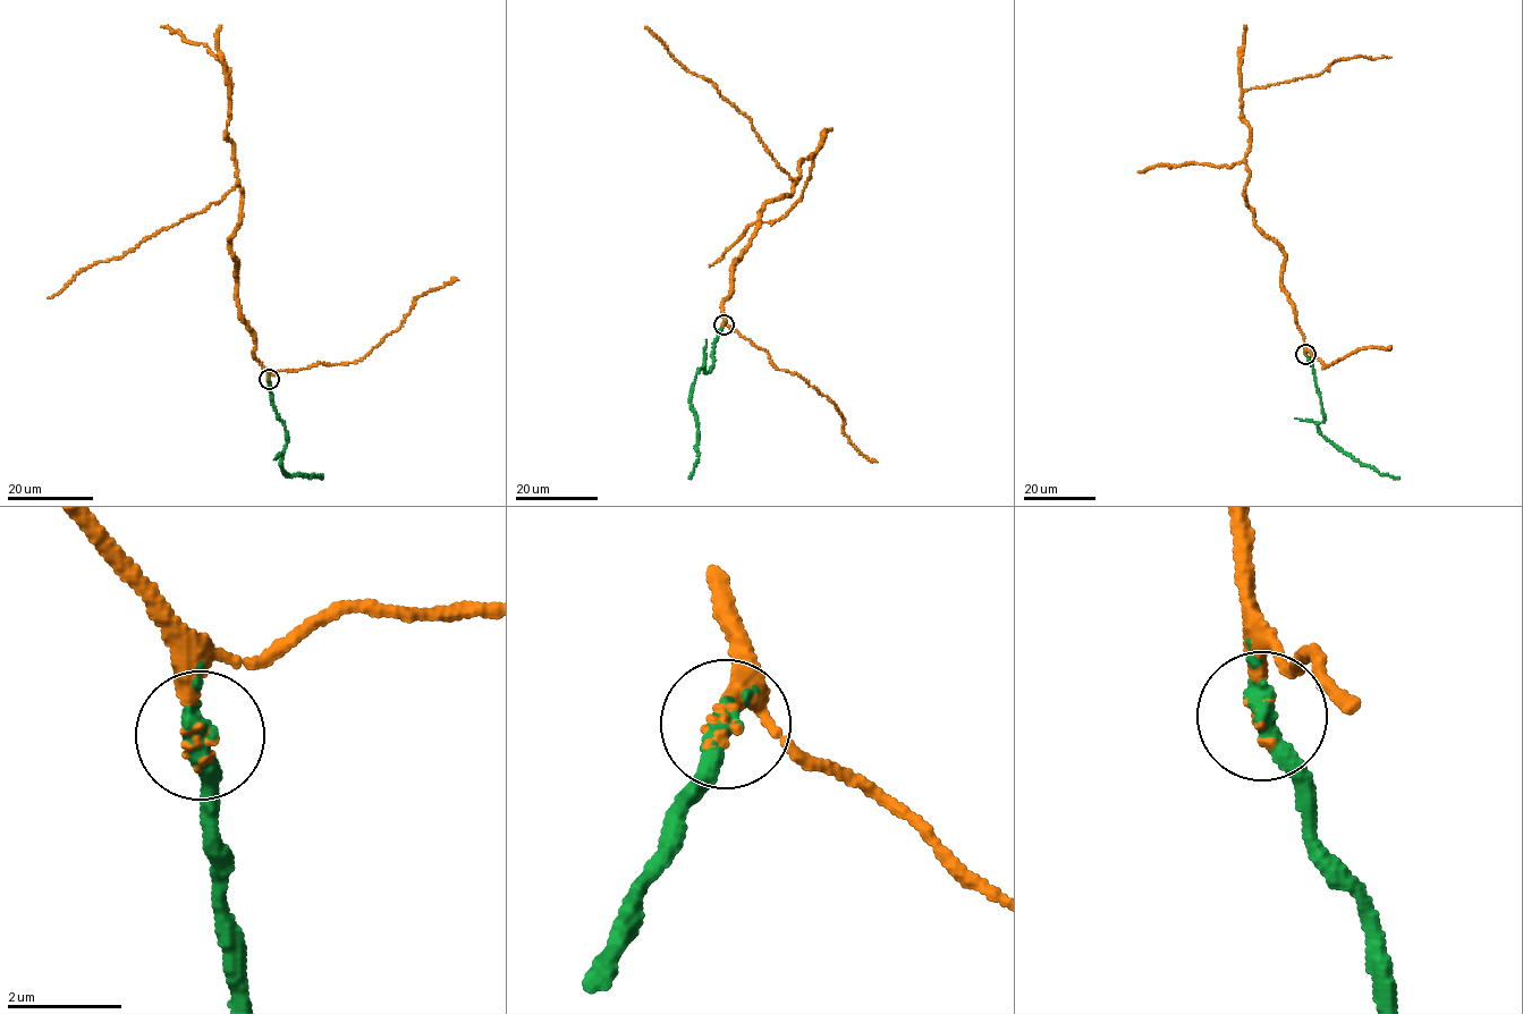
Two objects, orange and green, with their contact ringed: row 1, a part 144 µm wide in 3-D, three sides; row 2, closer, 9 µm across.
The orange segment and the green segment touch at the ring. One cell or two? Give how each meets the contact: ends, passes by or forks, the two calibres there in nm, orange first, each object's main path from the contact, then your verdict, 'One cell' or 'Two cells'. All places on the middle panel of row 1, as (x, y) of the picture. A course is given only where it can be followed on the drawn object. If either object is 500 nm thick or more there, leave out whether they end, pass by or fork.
At the ring orange ends. At the ring green passes by. Thickness 170 nm (orange) against 320 nm. Course of orange: (724, 324), (735, 262), (762, 209), (794, 192), (813, 153), (796, 204), (778, 220), (752, 222), (709, 267). Course of green: (724, 324), (712, 343), (709, 371), (700, 369), (692, 387), (690, 399), (699, 433), (697, 458), (688, 479). One cell

